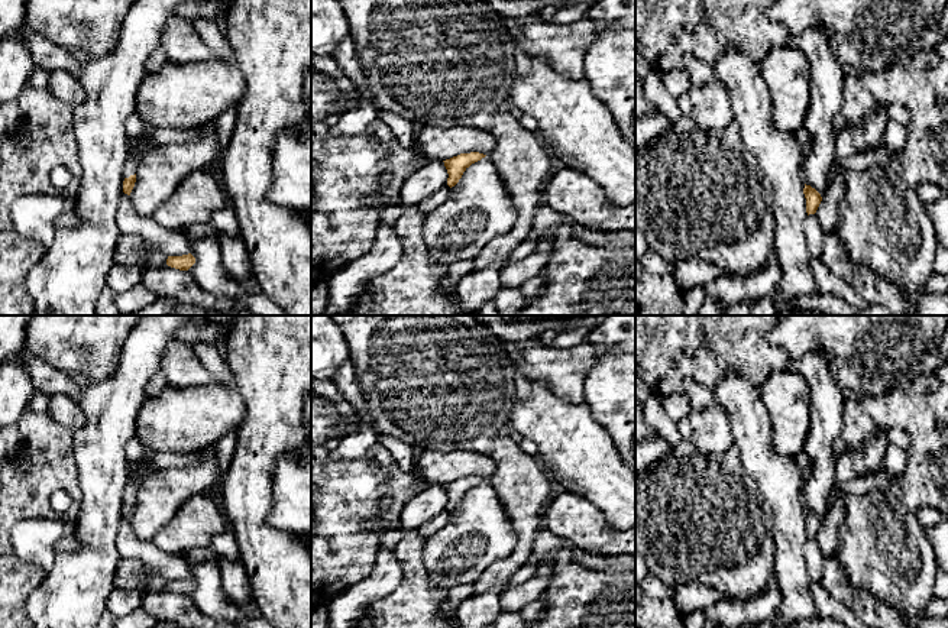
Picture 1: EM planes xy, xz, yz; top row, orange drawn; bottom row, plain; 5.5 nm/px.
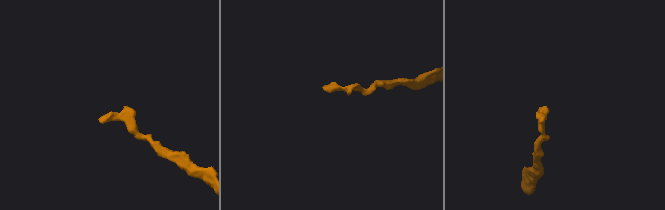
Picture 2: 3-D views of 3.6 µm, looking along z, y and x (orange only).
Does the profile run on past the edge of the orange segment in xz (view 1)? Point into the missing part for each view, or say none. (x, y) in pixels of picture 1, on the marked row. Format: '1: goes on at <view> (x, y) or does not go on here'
1: does not go on here

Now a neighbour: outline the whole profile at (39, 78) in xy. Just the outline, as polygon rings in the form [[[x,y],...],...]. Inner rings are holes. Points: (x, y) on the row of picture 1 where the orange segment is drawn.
[[[36,67],[29,78],[29,85],[35,88],[48,88],[51,72]]]

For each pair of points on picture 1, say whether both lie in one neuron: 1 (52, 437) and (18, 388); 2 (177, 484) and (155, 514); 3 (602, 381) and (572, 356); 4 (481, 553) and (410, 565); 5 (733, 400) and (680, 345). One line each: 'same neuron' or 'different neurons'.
1: different neurons
2: same neuron
3: different neurons
4: different neurons
5: different neurons

